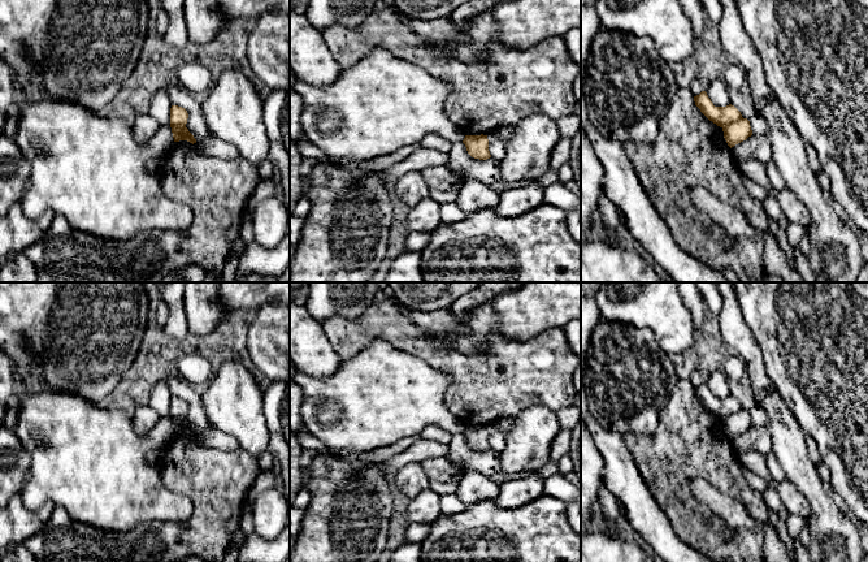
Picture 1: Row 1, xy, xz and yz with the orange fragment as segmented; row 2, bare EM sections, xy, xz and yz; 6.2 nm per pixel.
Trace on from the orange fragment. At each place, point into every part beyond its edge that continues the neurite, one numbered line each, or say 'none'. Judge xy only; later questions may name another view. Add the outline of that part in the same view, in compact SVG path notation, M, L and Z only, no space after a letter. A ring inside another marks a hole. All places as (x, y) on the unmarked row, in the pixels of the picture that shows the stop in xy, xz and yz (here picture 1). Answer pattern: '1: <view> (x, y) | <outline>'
none

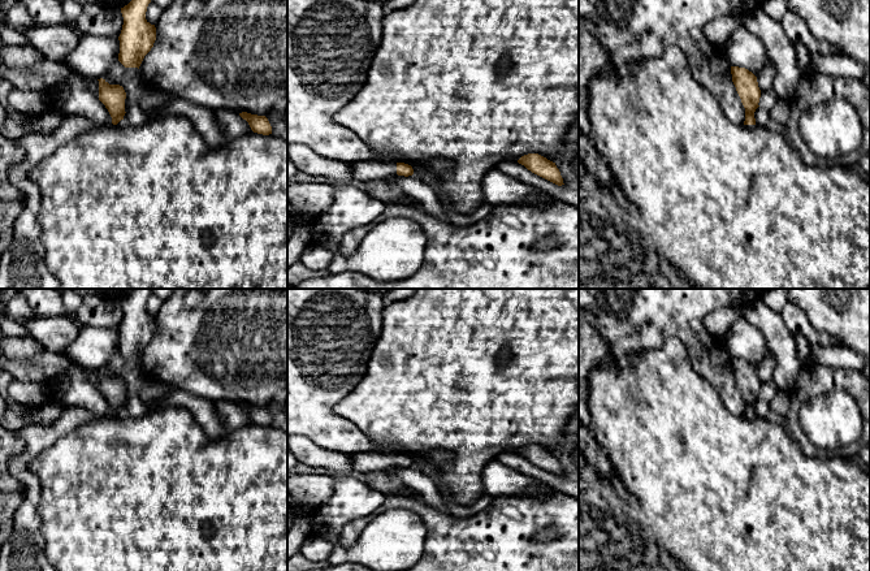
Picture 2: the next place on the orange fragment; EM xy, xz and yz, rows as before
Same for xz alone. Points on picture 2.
1: xz (364, 462) | M360 453L351 457L351 468L360 472L385 471L397 466L397 454Z

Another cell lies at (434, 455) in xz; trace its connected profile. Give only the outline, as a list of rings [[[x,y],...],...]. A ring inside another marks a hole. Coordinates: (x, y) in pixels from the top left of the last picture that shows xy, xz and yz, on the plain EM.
[[[432,450],[429,453],[424,454],[428,460],[436,462],[436,463],[443,463],[453,459],[454,454],[451,451],[445,450]]]

